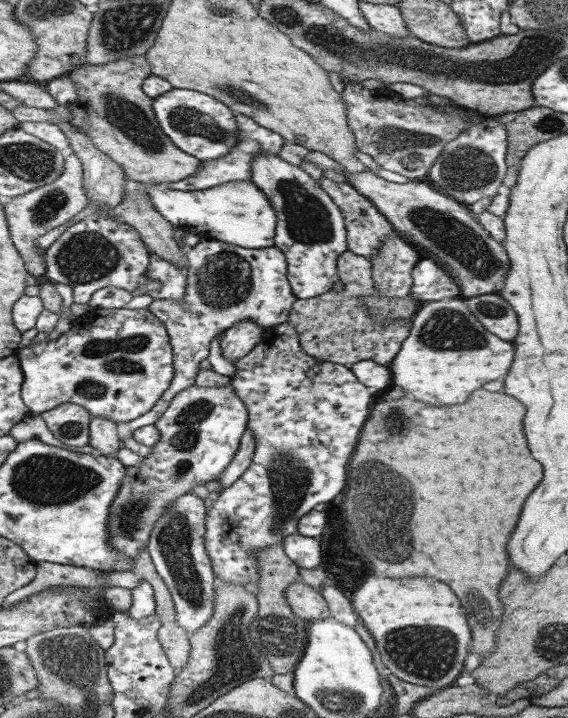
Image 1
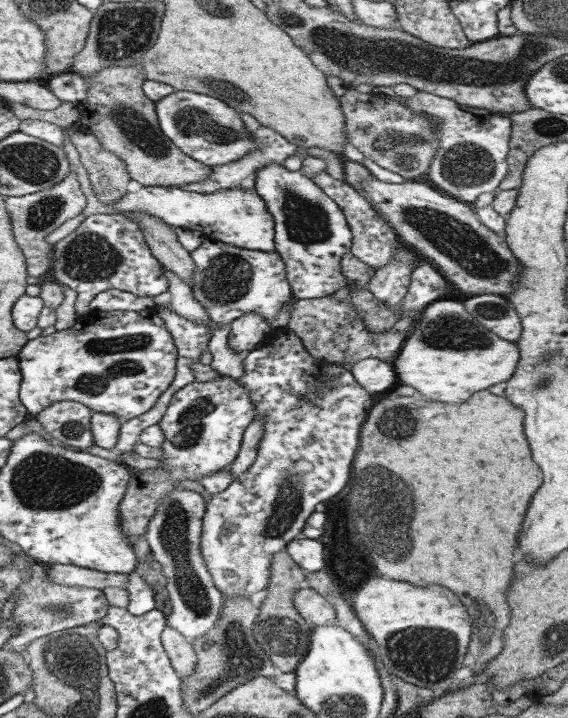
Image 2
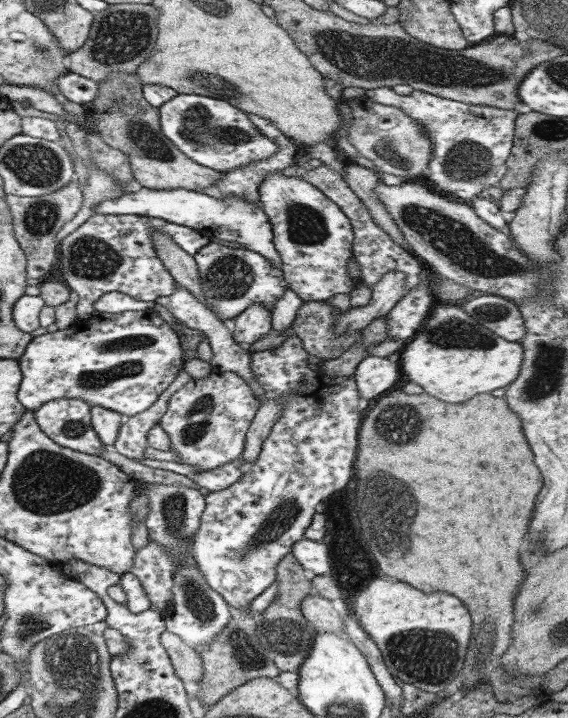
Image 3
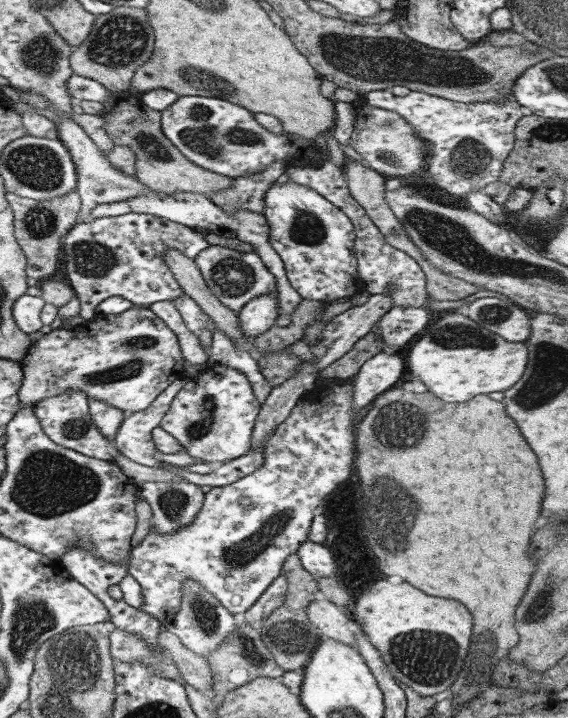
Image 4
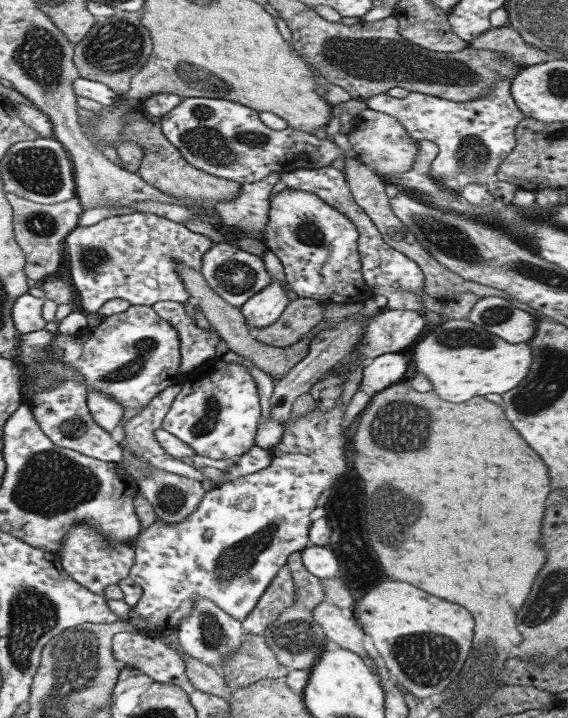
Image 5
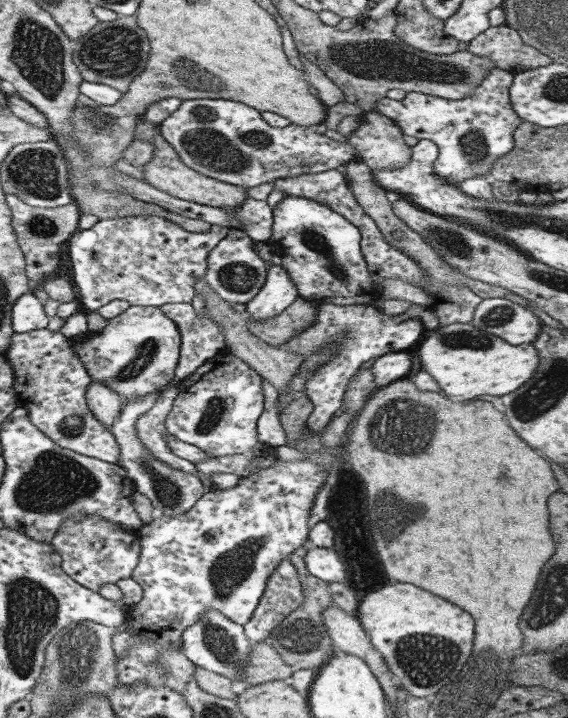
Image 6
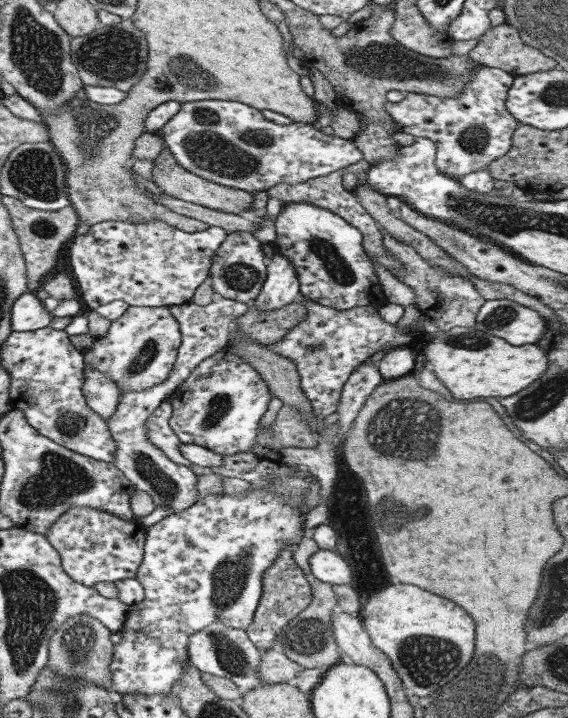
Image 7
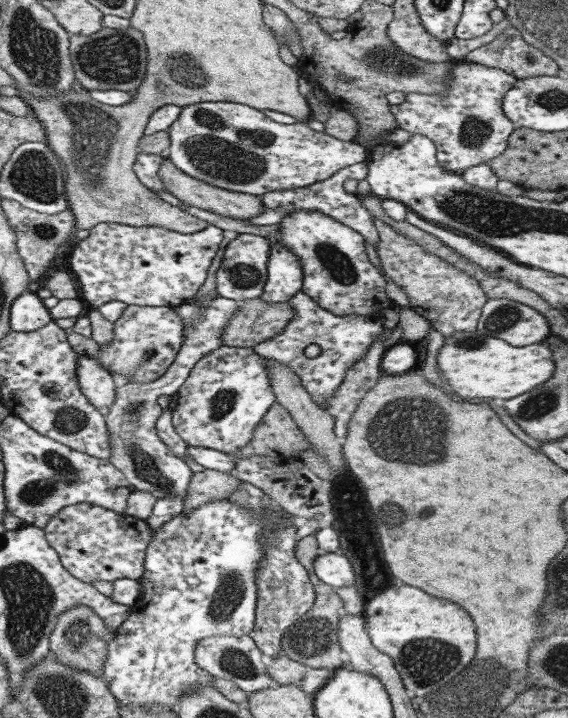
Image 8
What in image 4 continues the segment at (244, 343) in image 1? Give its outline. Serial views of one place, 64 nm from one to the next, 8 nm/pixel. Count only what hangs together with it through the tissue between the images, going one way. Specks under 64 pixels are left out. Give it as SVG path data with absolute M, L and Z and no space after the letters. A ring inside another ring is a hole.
M272 284L268 293L254 297L240 310L240 329L248 339L254 339L277 324L279 316L277 290Z

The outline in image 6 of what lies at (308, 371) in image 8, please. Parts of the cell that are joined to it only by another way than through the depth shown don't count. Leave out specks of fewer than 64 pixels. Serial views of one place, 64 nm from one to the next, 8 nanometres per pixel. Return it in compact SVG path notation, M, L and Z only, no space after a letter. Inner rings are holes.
M322 302L317 305L316 316L311 326L298 333L294 339L284 344L283 348L302 356L302 361L306 362L306 358L318 354L324 348L328 338L340 340L336 355L324 361L311 376L307 376L305 383L304 394L310 398L313 405L307 424L314 432L320 432L343 404L345 389L364 362L390 352L407 350L420 338L425 328L418 318L408 319L404 313L388 317L382 315L373 305L335 306Z

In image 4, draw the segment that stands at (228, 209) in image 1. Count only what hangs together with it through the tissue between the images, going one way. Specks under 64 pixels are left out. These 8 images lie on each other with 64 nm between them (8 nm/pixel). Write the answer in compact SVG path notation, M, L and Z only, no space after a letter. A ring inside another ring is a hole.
M155 191L148 192L148 194L142 194L142 196L136 196L136 198L130 198L128 200L122 200L122 202L112 202L108 204L101 204L93 208L90 211L90 215L86 216L84 222L90 222L94 218L106 218L106 216L122 216L131 212L149 214L160 217L161 219L168 219L172 222L183 224L187 227L202 227L207 230L216 230L218 235L226 238L238 238L244 243L249 243L255 247L255 253L260 256L262 263L269 271L272 284L277 290L278 303L279 303L279 316L276 326L287 326L290 324L290 314L293 309L299 305L302 301L302 297L291 288L283 261L280 256L270 247L270 228L266 224L266 218L264 214L256 214L256 212L250 212L250 210L238 210L238 212L224 212L218 204L213 200L202 194L195 194L194 192L174 192L174 194L158 193Z

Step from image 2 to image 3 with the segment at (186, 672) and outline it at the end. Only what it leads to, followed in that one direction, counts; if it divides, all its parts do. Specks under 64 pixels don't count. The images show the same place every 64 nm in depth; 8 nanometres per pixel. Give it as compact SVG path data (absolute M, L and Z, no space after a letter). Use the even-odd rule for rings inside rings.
M164 631L161 636L162 646L166 649L176 676L183 682L200 682L204 676L204 665L199 650L188 646L178 634Z

